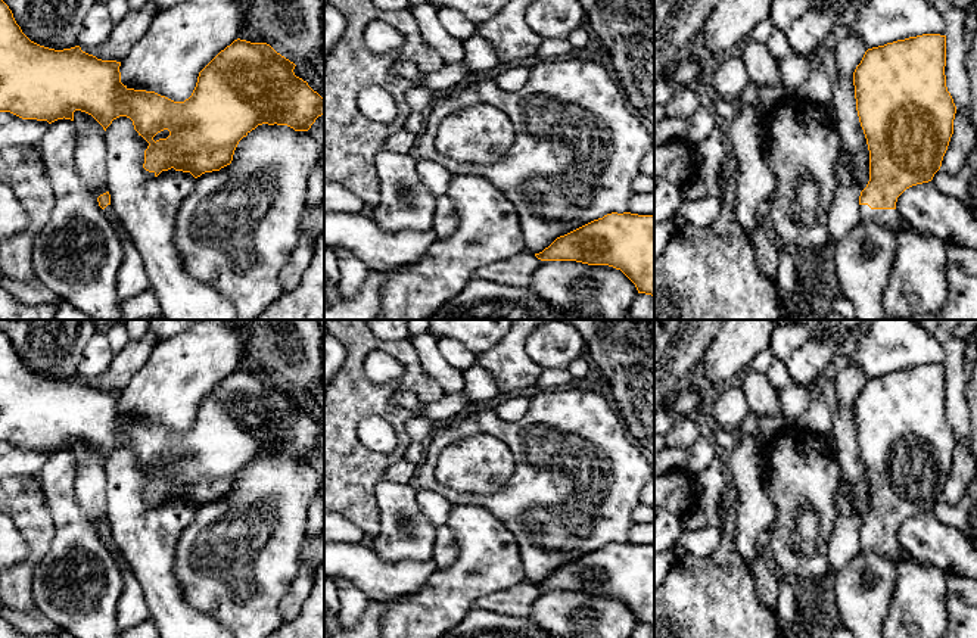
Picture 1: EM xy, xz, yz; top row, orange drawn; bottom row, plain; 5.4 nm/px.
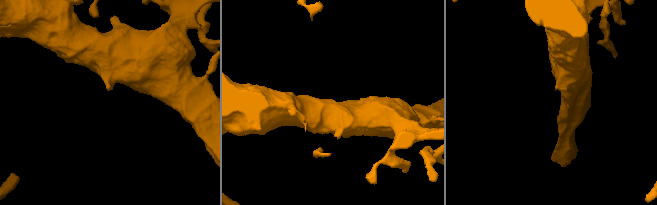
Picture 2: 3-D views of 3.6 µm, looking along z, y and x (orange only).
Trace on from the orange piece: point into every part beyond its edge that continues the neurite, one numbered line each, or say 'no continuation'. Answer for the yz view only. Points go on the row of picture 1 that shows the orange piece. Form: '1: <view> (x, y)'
1: yz (890, 218)

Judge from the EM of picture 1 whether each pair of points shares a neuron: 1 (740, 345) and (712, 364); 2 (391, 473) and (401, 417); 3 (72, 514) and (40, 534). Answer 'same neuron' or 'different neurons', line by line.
1: same neuron
2: different neurons
3: different neurons

